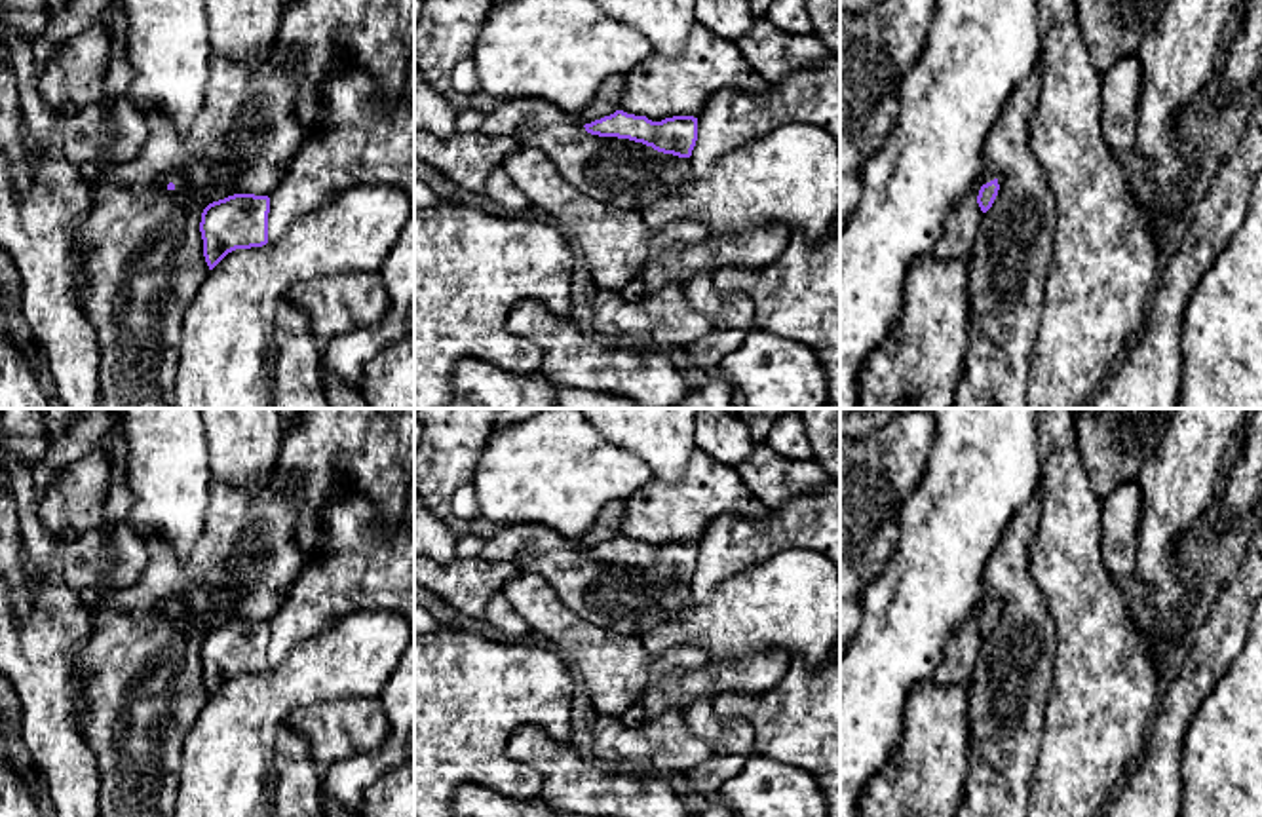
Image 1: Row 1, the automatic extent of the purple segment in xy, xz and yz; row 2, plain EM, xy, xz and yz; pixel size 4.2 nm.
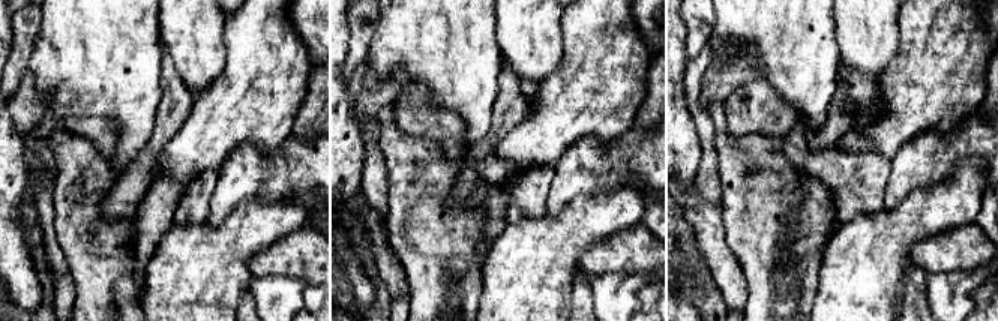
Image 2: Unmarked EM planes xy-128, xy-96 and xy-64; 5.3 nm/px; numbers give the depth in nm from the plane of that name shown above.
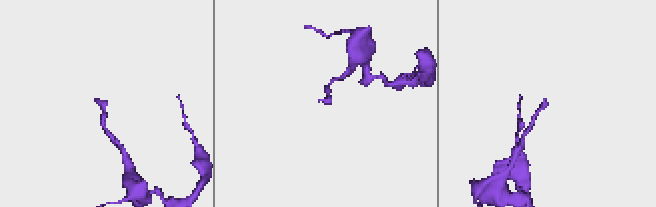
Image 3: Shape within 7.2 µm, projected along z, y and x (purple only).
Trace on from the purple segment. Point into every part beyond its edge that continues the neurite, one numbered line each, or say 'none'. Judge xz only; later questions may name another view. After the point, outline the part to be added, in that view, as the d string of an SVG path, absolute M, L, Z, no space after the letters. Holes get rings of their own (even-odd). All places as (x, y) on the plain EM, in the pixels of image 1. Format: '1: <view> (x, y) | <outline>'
none

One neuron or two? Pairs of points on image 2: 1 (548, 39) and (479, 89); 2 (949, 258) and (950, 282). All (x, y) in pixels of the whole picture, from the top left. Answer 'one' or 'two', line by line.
1: two
2: two

